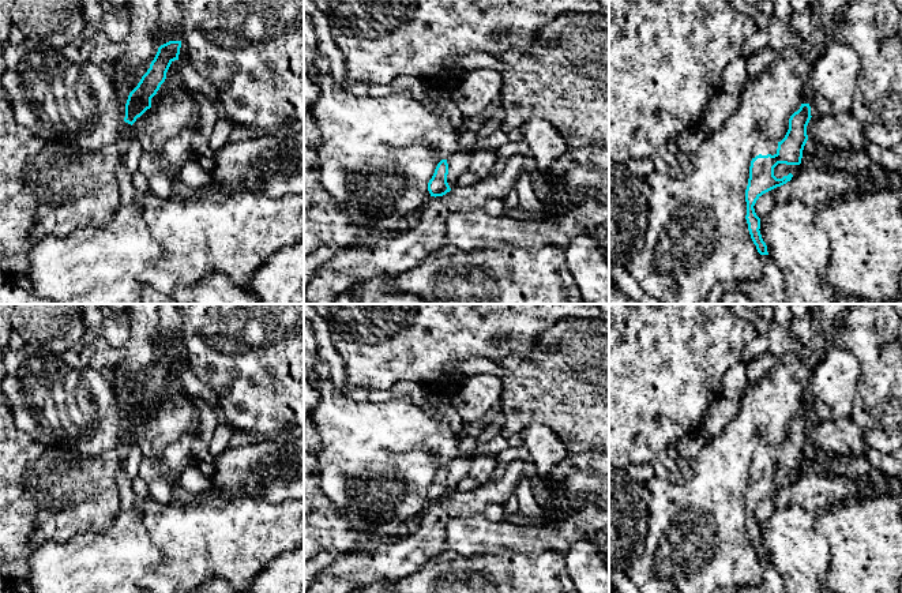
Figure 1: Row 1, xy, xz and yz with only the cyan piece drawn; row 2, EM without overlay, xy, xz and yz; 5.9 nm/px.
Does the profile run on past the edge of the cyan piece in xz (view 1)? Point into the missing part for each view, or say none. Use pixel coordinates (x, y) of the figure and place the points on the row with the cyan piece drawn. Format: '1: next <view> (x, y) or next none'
1: next none

